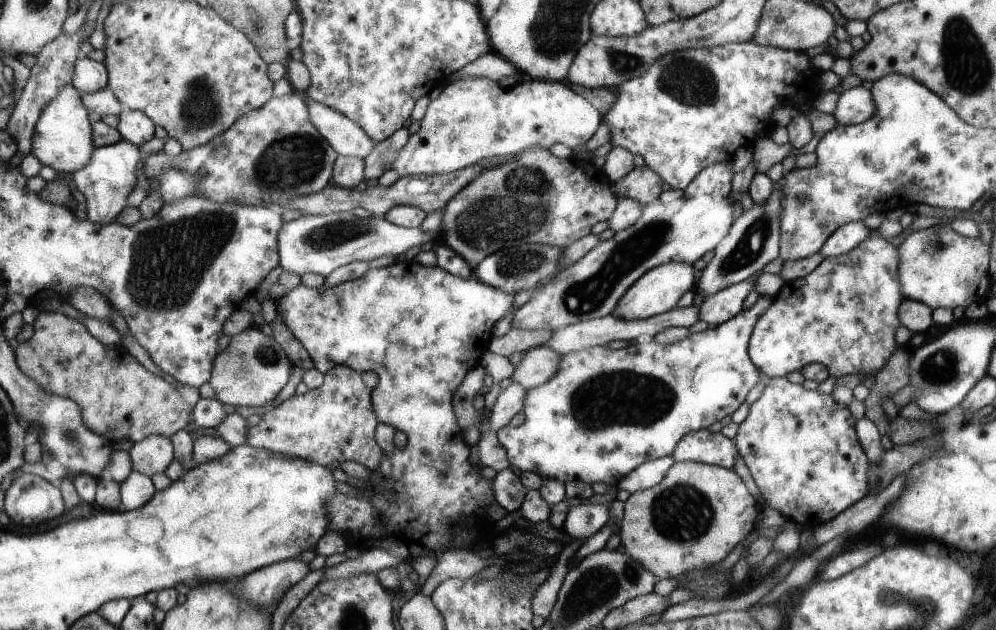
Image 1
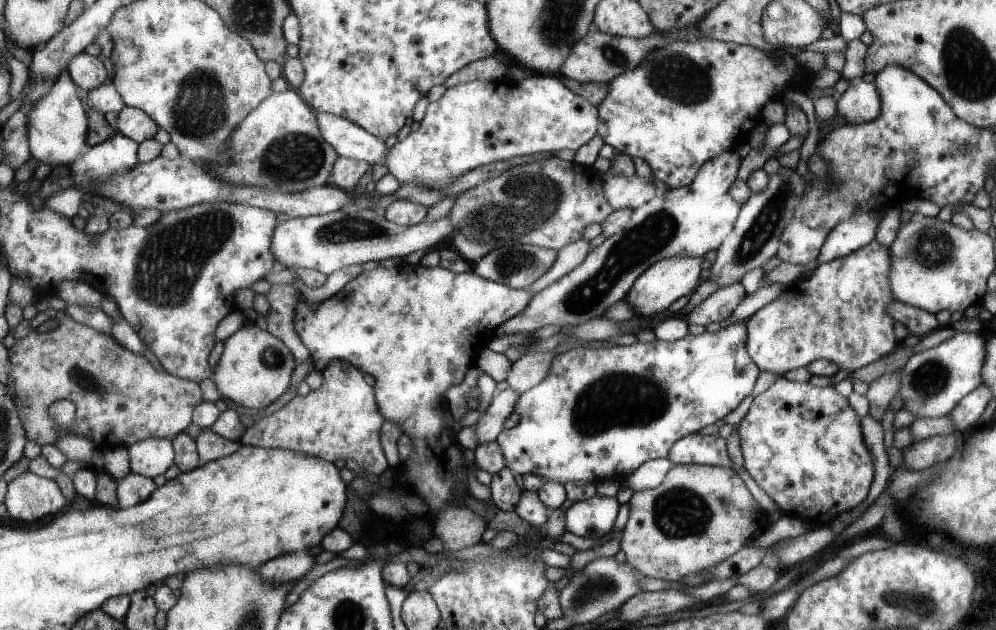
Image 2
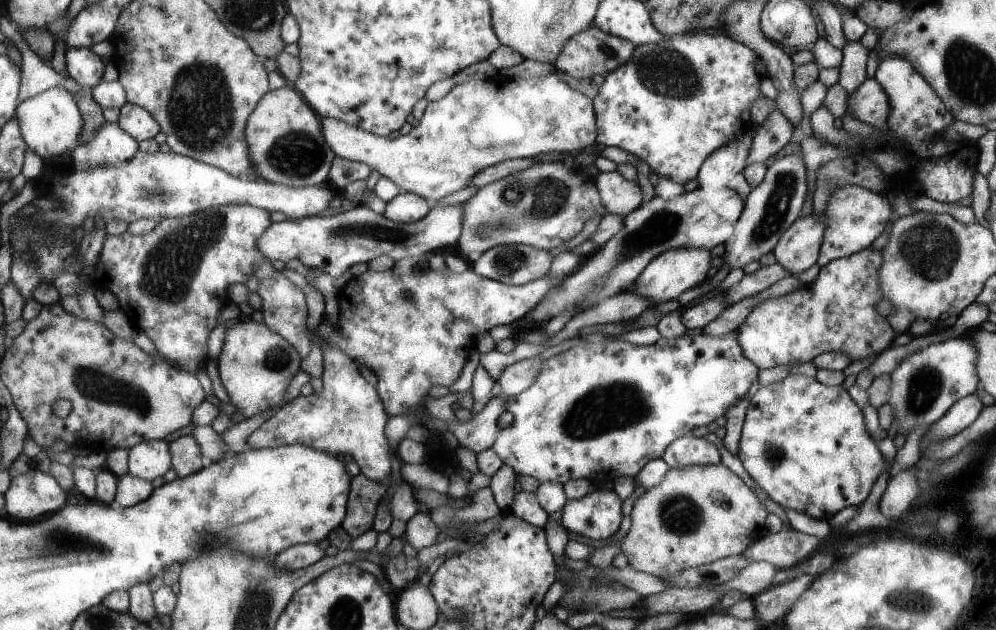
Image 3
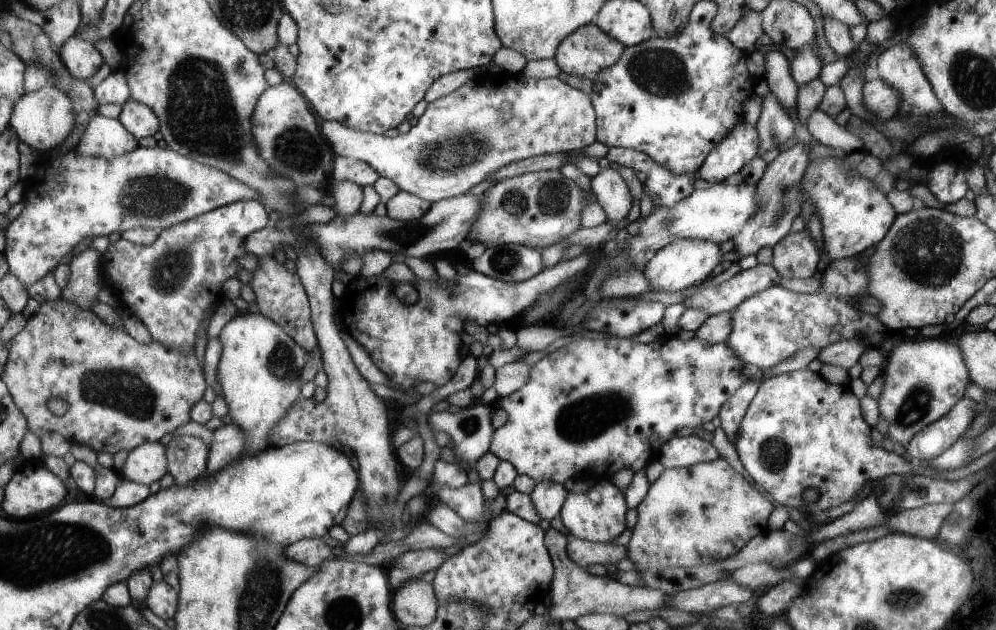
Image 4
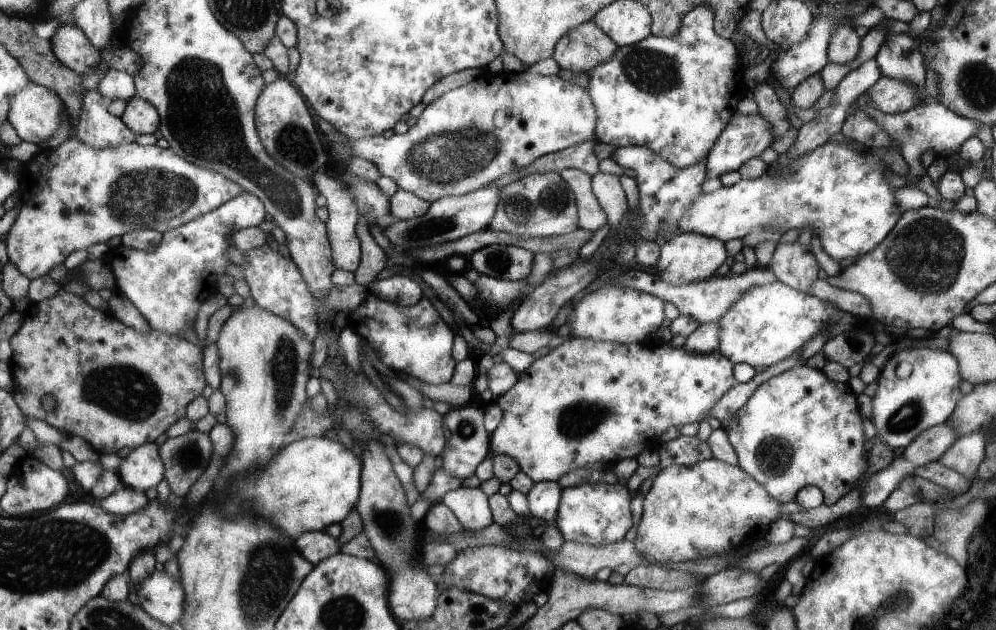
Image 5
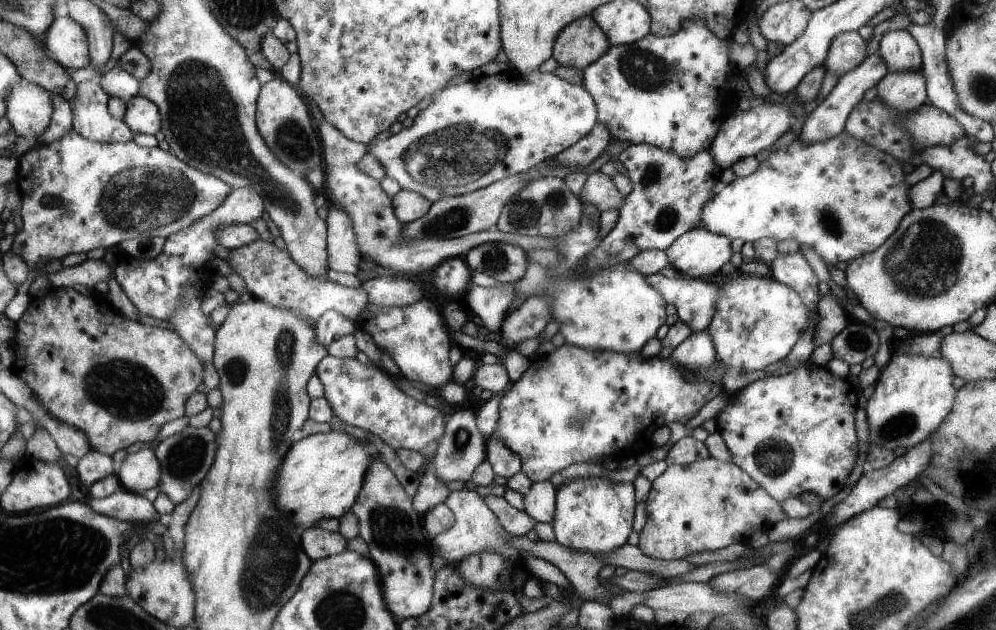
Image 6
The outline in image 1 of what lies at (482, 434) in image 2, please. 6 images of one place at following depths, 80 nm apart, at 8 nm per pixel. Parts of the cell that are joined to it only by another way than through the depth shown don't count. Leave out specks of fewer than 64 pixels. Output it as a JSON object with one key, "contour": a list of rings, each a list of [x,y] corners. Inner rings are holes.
{"contour":[[[511,382],[505,389],[499,391],[498,396],[490,410],[488,427],[495,431],[505,426],[519,410],[522,410],[523,397],[526,388],[516,382]]]}

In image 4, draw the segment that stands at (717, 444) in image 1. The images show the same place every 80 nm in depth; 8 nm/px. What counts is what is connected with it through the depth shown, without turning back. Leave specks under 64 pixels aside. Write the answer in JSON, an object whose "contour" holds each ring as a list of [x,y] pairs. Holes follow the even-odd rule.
{"contour":[[[697,435],[672,438],[658,448],[657,459],[665,469],[688,467],[695,463],[715,461],[718,452],[710,442]]]}

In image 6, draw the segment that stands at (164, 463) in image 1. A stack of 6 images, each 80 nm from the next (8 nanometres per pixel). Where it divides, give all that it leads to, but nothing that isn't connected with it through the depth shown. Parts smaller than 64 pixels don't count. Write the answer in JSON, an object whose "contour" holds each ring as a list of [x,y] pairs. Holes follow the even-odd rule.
{"contour":[[[143,447],[134,453],[128,453],[117,473],[123,487],[143,494],[151,488],[158,488],[162,468],[155,450]]]}

